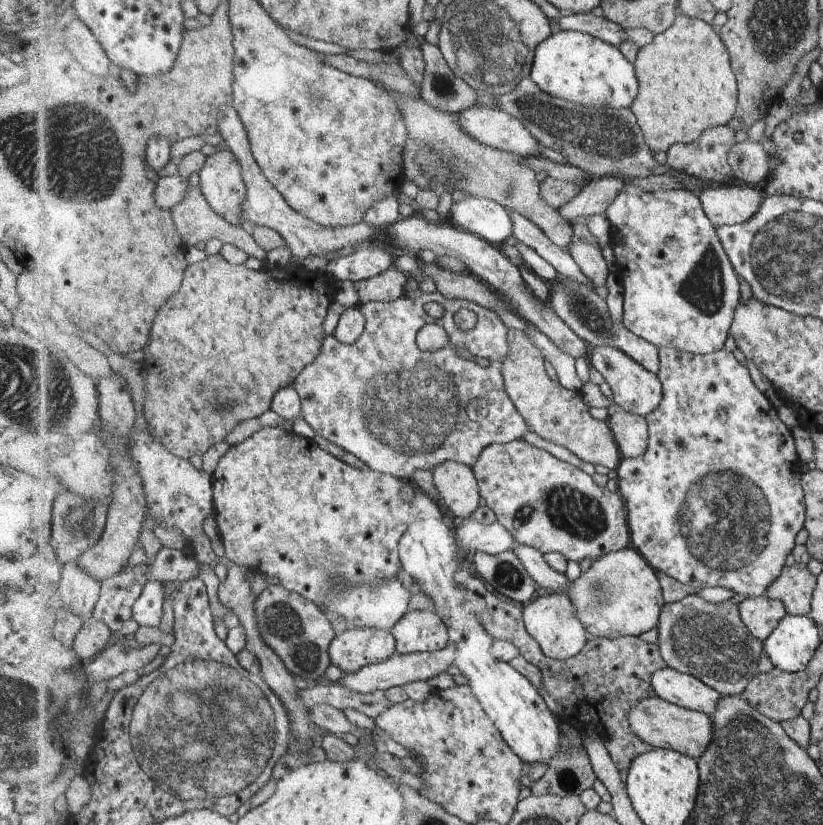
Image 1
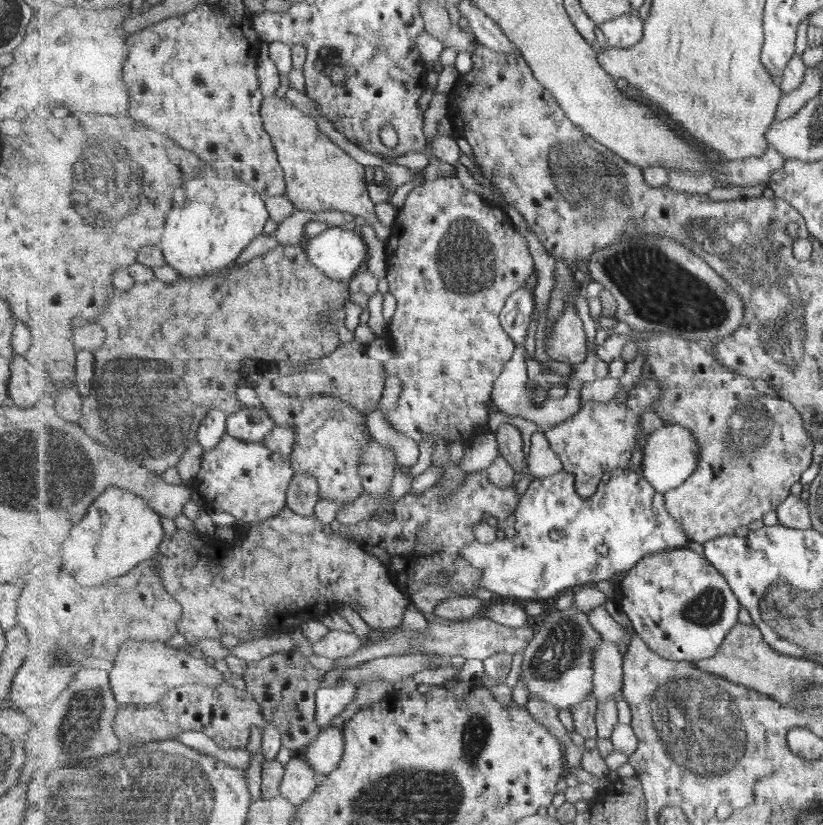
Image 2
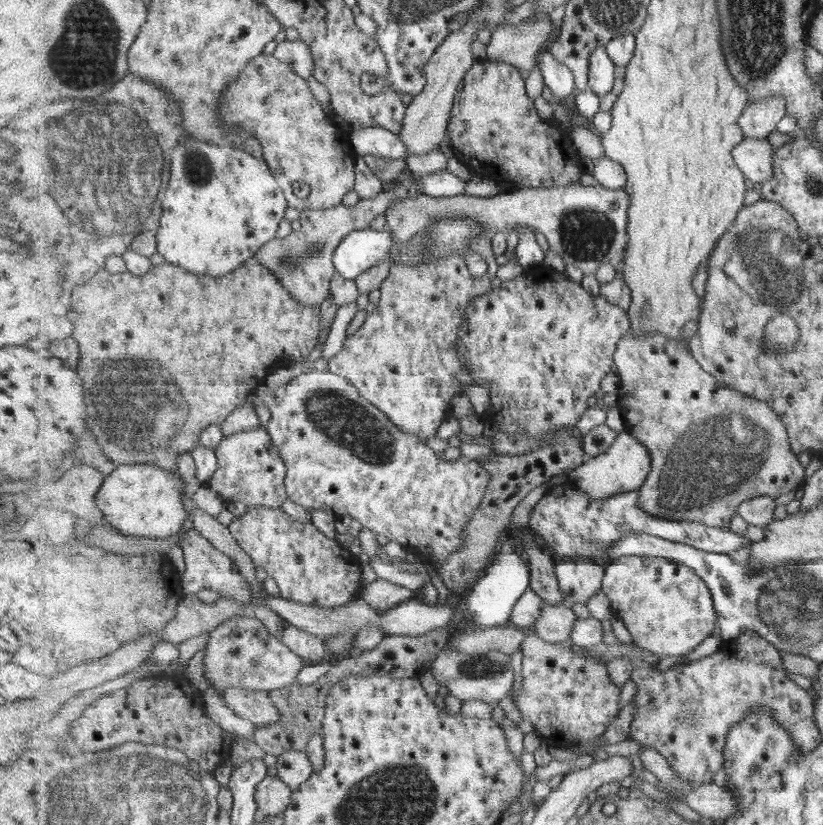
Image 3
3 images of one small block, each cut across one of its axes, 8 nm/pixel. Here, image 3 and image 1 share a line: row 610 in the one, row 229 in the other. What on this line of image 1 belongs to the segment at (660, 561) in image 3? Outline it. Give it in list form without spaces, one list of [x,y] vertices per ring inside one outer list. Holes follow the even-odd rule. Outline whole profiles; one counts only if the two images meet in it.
[[[628,182],[625,188],[616,196],[613,204],[605,212],[605,216],[611,222],[611,248],[615,256],[615,262],[621,264],[620,277],[622,284],[624,284],[626,298],[625,310],[623,312],[623,320],[625,326],[637,336],[648,340],[656,347],[674,348],[680,351],[685,351],[691,354],[704,355],[715,351],[725,349],[727,339],[729,338],[733,321],[736,318],[737,307],[741,302],[741,282],[737,280],[738,272],[733,266],[732,260],[729,258],[728,252],[724,247],[720,234],[717,232],[716,225],[709,218],[705,212],[704,204],[701,202],[700,195],[695,192],[693,194],[691,189],[686,186],[672,189],[657,189],[656,191],[646,191]]]

